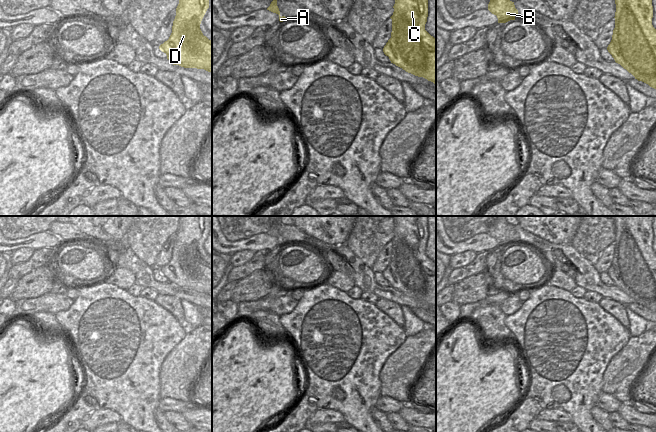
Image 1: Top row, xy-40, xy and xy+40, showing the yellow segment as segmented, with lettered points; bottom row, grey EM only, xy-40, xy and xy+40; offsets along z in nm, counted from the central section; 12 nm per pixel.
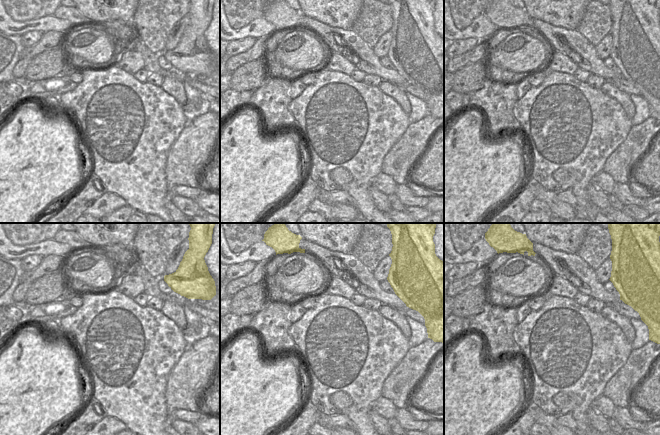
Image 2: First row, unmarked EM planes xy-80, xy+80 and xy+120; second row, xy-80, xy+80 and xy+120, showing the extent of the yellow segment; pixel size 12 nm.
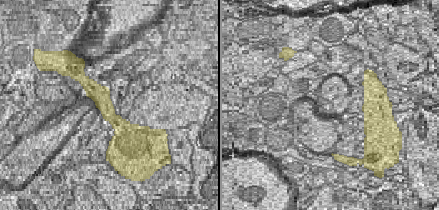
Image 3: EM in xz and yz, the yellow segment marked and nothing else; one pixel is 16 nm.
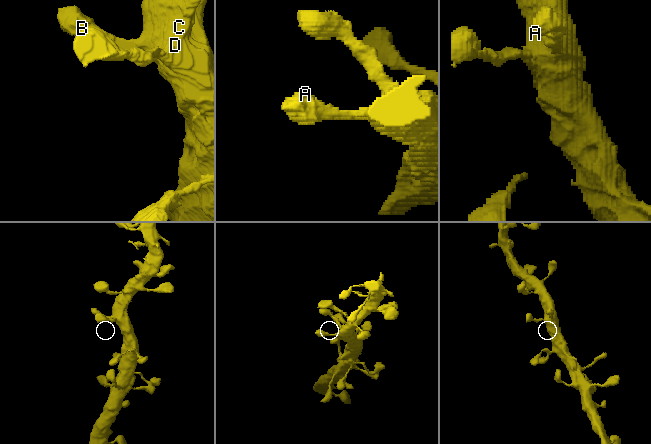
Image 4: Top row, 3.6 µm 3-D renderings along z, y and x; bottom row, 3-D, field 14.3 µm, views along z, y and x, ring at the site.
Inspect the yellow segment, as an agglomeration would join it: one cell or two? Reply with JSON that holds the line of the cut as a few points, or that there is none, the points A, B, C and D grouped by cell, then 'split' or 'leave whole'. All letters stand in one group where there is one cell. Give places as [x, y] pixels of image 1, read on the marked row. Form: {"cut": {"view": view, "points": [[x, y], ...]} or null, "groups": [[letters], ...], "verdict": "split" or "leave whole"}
{"cut": null, "groups": [["A", "B", "C", "D"]], "verdict": "leave whole"}

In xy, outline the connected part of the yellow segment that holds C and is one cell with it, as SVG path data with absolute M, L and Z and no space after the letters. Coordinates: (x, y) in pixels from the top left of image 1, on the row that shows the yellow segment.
M395 0L391 38L383 48L391 63L436 85L436 38L425 30L428 0Z

